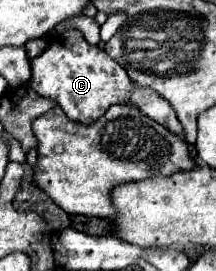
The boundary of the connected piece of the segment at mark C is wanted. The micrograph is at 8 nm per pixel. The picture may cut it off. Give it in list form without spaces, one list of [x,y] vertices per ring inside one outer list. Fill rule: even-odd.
[[[69,29],[63,35],[59,35],[39,57],[31,61],[31,69],[33,75],[29,87],[35,93],[55,101],[73,121],[93,123],[93,119],[99,119],[109,109],[109,105],[133,103],[147,117],[155,119],[175,135],[183,137],[183,127],[175,119],[175,111],[171,109],[171,105],[155,91],[143,91],[143,87],[135,87],[127,77],[125,69],[121,69],[119,63],[115,63],[103,49],[99,49],[97,45],[89,45],[83,33],[77,29]]]

